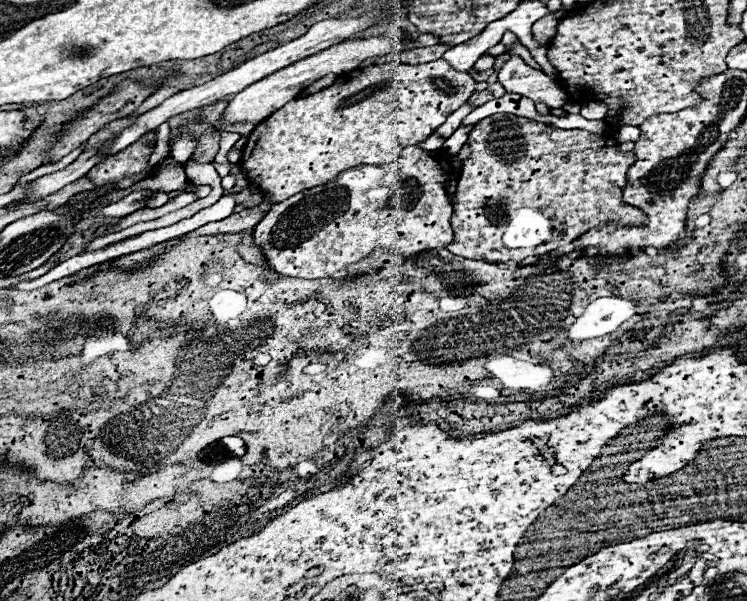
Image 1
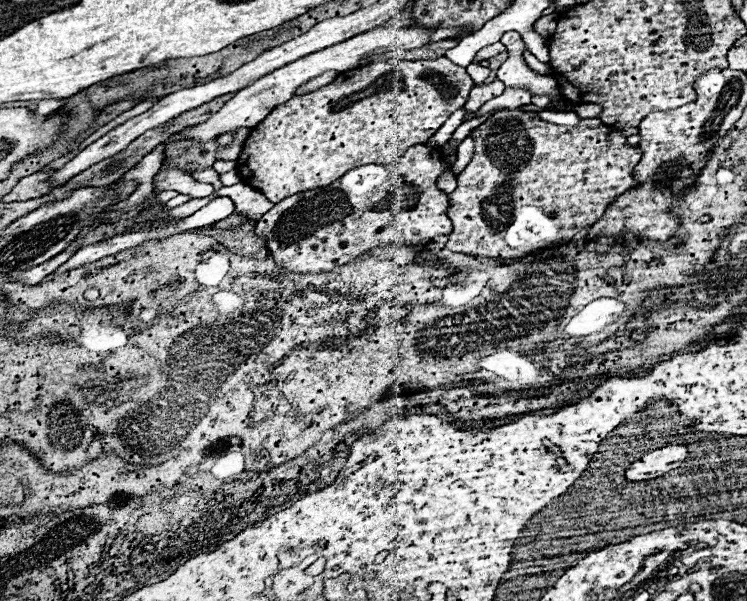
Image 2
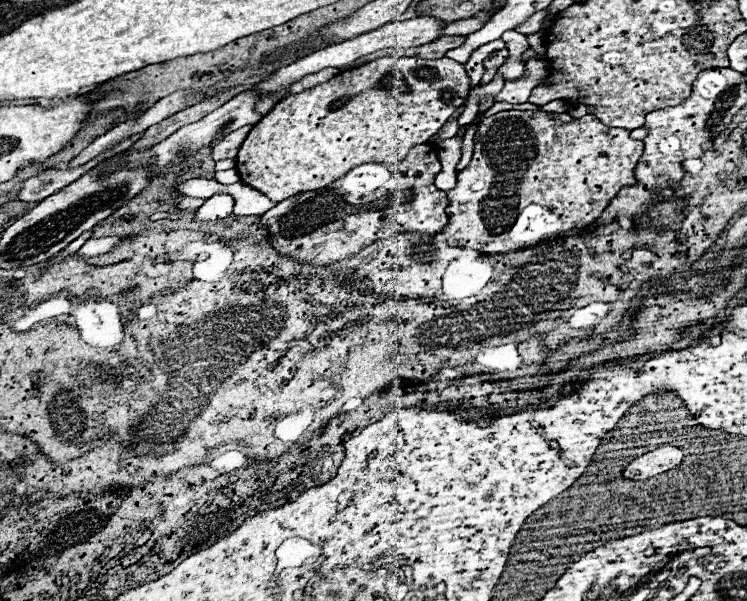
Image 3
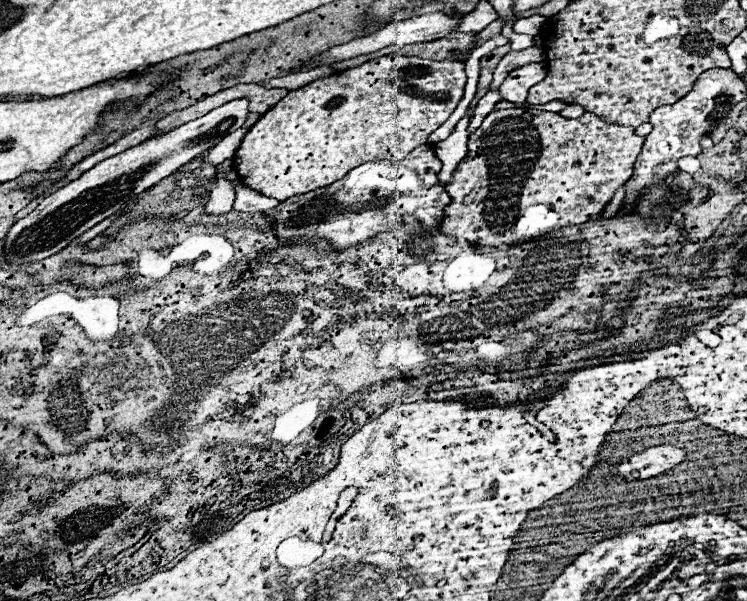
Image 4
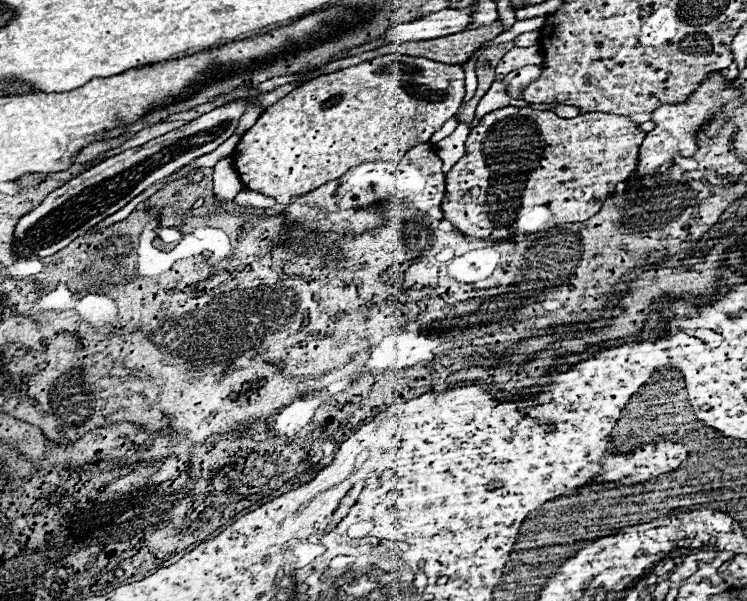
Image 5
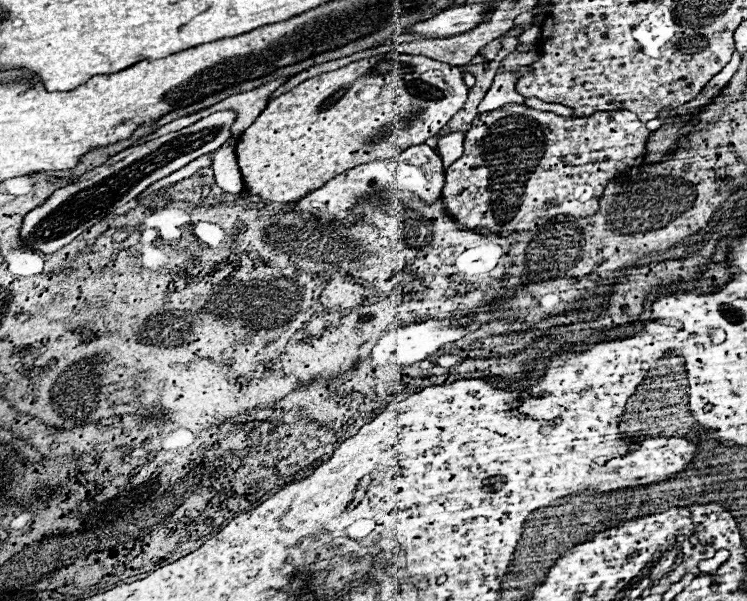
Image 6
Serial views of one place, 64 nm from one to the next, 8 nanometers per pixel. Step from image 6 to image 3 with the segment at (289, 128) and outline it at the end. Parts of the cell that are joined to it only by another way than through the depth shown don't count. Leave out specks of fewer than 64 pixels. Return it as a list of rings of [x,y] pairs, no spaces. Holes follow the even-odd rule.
[[[378,58],[364,66],[346,70],[326,84],[318,84],[312,90],[290,94],[288,98],[280,100],[244,140],[236,156],[238,176],[244,184],[260,190],[272,202],[282,202],[294,194],[324,188],[360,164],[402,162],[412,146],[426,144],[444,126],[456,108],[466,102],[468,92],[470,78],[464,66],[452,62],[450,58]]]

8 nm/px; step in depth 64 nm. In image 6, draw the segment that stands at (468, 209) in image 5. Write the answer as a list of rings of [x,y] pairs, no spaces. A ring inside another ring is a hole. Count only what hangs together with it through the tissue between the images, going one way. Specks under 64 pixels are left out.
[[[508,104],[504,108],[480,114],[474,118],[472,128],[466,134],[464,140],[464,154],[460,160],[456,160],[448,170],[446,170],[446,184],[442,190],[442,202],[446,206],[446,212],[466,230],[474,230],[474,232],[482,232],[482,234],[512,234],[512,232],[524,232],[524,230],[538,230],[540,226],[544,226],[546,222],[556,220],[556,216],[574,216],[574,218],[586,218],[598,212],[598,200],[604,194],[604,188],[608,182],[612,182],[614,178],[618,178],[620,174],[628,172],[636,158],[642,154],[642,144],[646,142],[650,130],[636,118],[636,114],[628,114],[628,110],[612,110],[612,112],[600,112],[600,114],[590,114],[584,118],[564,118],[558,116],[554,112],[542,112],[542,110],[534,110],[528,108],[524,104]]]

